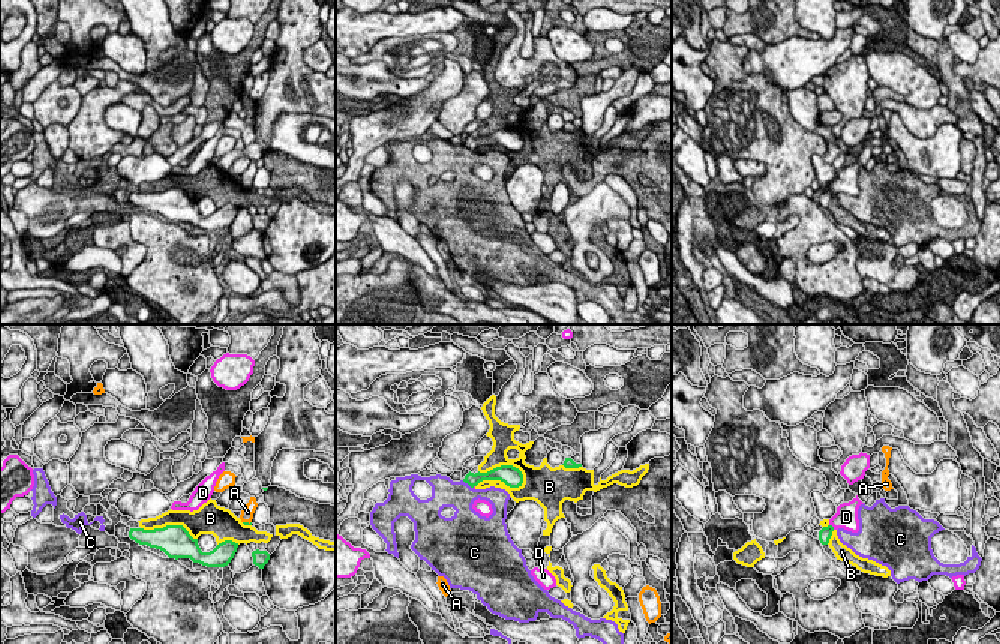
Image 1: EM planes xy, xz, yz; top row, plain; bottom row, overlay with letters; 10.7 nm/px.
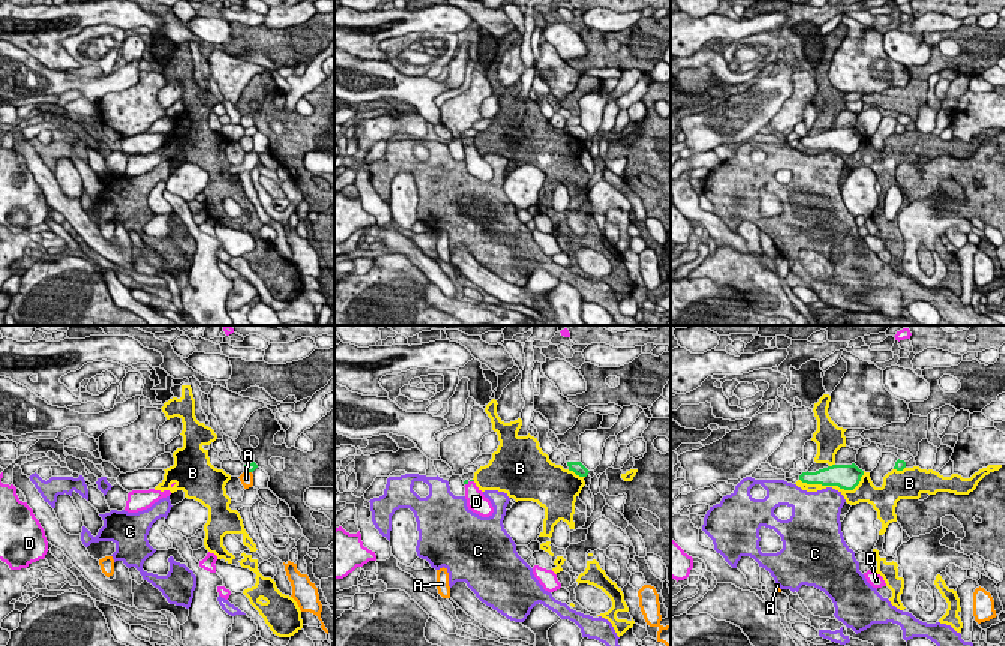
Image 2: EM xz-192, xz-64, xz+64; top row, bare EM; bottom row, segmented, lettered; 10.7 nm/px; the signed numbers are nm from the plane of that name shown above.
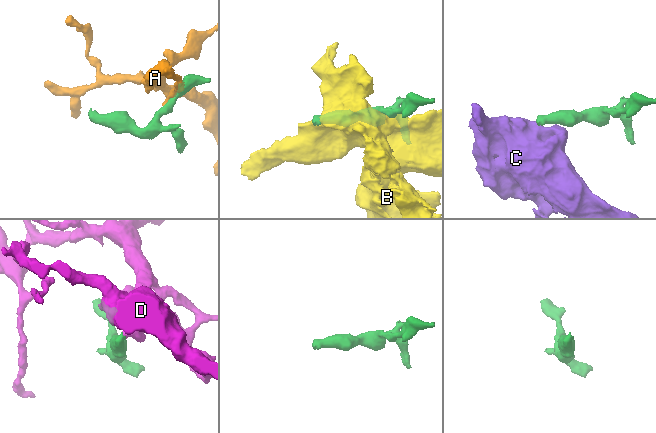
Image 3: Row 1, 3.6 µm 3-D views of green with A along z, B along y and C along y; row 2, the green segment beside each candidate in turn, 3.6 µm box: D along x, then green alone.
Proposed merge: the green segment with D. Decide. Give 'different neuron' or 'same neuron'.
same neuron

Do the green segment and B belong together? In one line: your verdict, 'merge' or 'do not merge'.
do not merge

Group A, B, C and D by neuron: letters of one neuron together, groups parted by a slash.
A / B / C / D

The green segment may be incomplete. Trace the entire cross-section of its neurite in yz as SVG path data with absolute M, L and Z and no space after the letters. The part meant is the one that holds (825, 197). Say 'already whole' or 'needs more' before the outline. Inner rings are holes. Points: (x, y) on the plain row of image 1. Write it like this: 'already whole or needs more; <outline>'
needs more; M858 159L837 171L837 177L829 183L829 189L819 195L819 204L822 209L828 209L834 194L844 192L852 197L859 195L858 173L864 168Z

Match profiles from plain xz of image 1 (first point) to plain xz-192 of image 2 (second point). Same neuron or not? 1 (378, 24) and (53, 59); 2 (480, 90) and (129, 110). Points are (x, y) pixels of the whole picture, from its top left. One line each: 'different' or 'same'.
1: same
2: same

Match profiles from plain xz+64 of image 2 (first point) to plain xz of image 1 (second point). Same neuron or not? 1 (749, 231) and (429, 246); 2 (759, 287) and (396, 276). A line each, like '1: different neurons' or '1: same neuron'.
1: different neurons
2: different neurons

